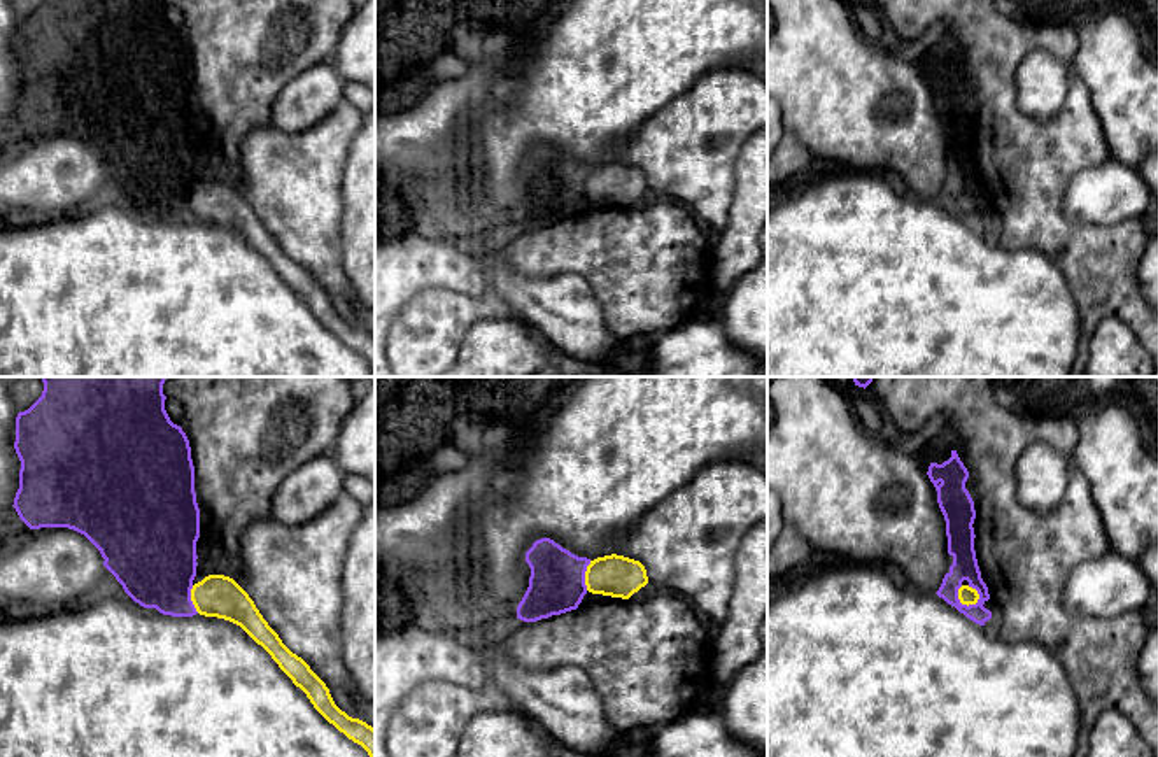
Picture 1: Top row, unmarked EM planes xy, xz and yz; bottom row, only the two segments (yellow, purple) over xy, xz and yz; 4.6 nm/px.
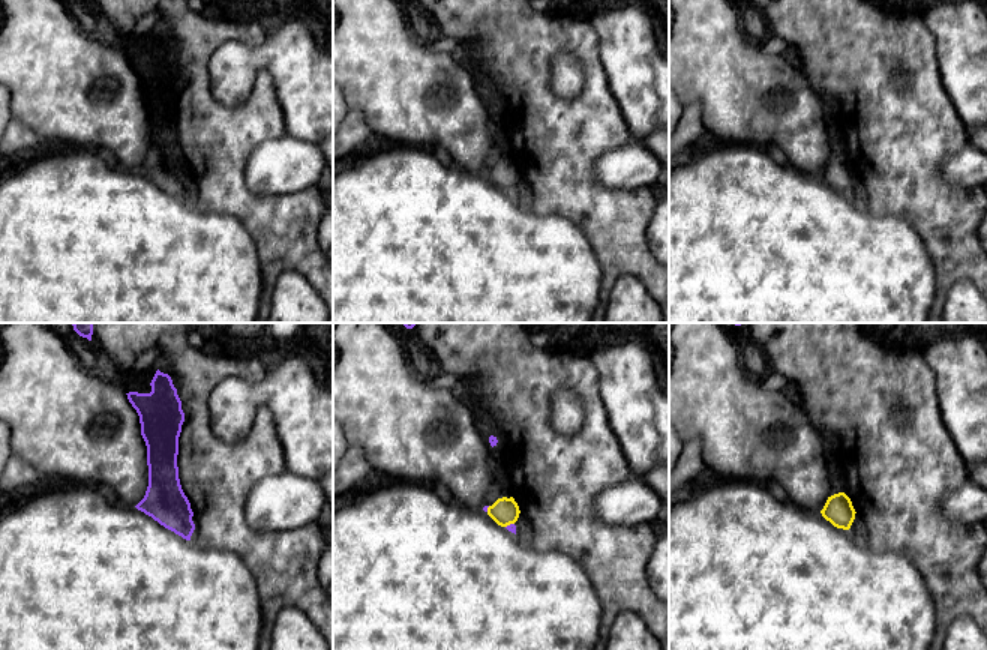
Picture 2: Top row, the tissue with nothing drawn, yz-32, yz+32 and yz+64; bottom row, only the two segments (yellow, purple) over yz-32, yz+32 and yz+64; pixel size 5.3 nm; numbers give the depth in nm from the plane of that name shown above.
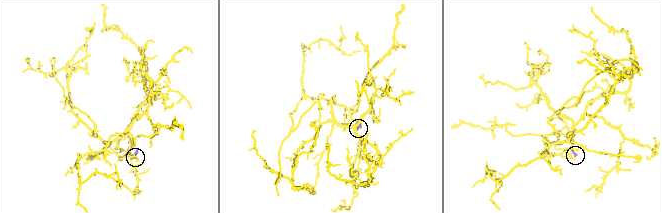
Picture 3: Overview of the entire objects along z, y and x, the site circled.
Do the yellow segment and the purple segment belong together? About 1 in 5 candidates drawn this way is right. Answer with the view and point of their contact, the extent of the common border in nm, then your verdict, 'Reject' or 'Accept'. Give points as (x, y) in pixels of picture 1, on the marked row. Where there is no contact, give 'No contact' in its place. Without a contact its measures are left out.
Touches yellow at yz (964, 603). Shared border 120 nm. Reject

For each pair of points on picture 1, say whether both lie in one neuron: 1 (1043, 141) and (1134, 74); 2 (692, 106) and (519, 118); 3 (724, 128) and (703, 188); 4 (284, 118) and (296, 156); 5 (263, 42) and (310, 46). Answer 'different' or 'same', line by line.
1: different
2: different
3: same
4: different
5: same

